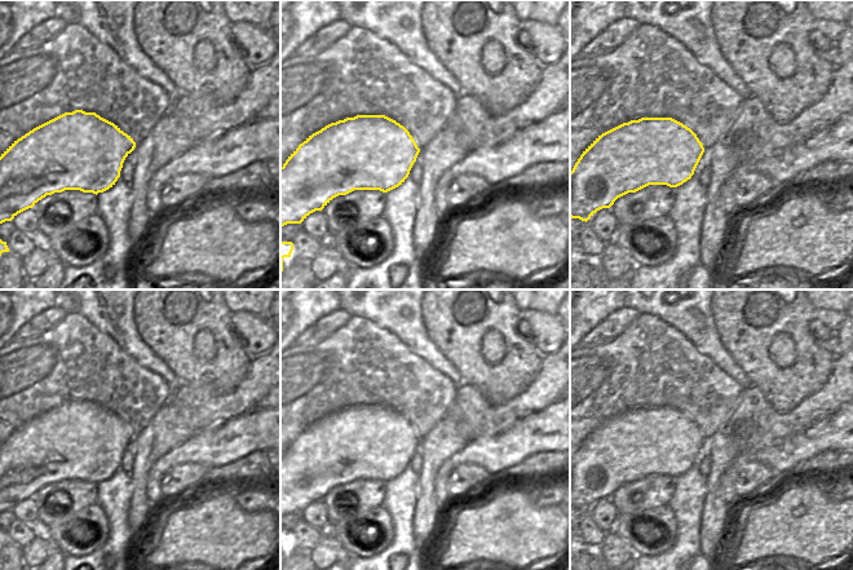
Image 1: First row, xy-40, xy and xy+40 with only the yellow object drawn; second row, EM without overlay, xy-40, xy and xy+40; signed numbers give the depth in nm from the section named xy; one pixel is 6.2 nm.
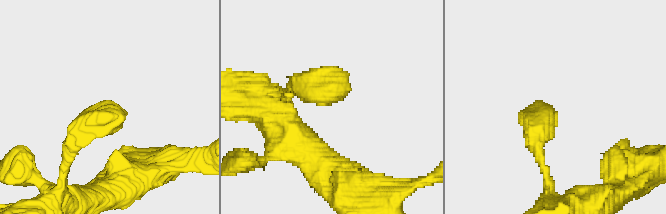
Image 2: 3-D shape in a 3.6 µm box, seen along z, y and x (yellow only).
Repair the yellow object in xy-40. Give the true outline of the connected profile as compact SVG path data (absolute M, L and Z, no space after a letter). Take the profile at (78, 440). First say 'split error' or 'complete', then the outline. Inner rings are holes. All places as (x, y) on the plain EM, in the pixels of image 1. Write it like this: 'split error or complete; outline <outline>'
complete; outline M75 399L65 402L14 430L0 446L0 513L12 511L18 503L32 498L39 490L65 480L103 482L120 467L125 447L134 439L136 432L114 412L96 402Z

